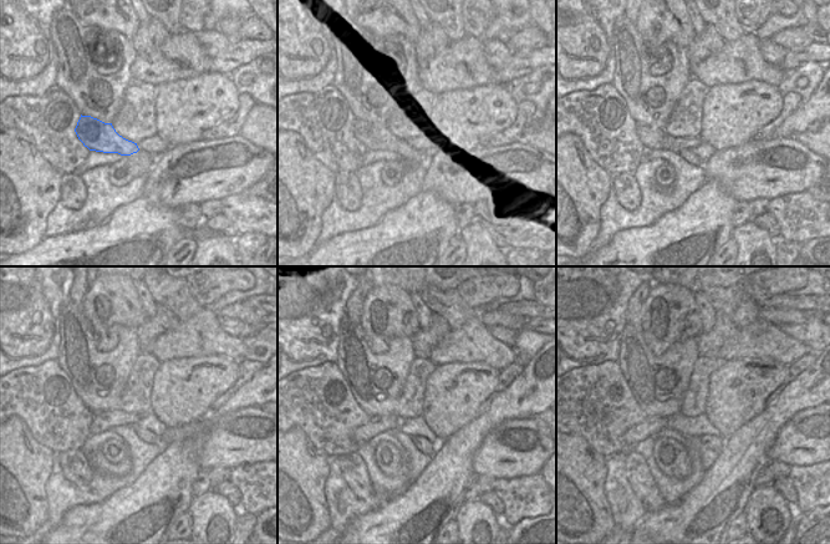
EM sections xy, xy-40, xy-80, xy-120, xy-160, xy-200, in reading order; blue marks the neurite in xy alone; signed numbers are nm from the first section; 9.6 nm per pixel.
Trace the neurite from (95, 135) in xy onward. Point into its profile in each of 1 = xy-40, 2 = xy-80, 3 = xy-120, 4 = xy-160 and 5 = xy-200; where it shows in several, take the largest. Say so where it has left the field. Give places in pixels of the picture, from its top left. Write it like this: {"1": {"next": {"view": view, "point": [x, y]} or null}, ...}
{"1": {"next": {"view": "xy-40", "point": [375, 136]}}, "2": {"next": {"view": "xy-80", "point": [651, 137]}}, "3": {"next": {"view": "xy-120", "point": [146, 436]}}, "4": {"next": {"view": "xy-160", "point": [428, 447]}}, "5": {"next": {"view": "xy-200", "point": [716, 443]}}}

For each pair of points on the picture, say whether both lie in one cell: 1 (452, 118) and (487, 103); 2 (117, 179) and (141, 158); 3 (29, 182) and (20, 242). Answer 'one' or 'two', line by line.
1: one
2: one
3: one

